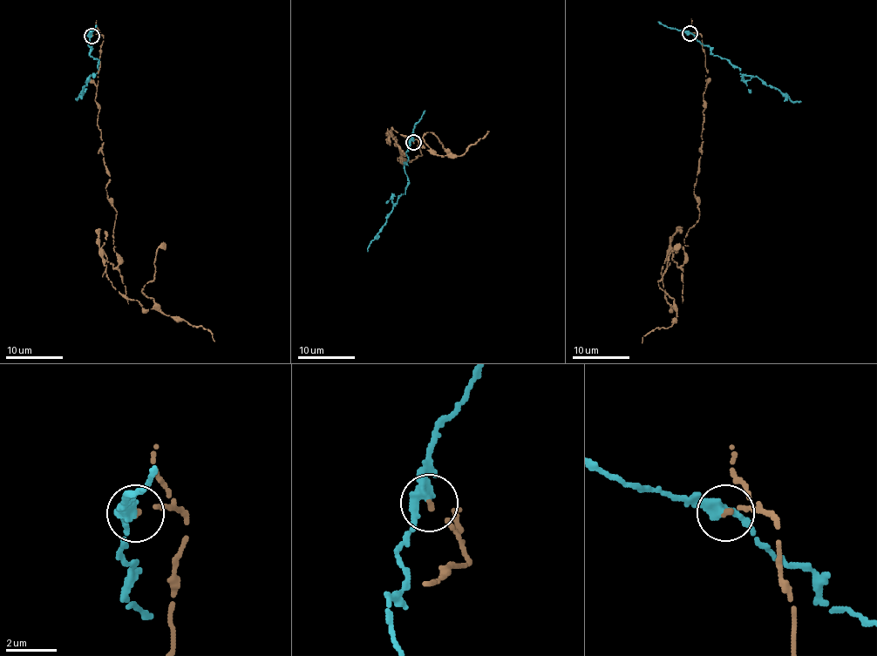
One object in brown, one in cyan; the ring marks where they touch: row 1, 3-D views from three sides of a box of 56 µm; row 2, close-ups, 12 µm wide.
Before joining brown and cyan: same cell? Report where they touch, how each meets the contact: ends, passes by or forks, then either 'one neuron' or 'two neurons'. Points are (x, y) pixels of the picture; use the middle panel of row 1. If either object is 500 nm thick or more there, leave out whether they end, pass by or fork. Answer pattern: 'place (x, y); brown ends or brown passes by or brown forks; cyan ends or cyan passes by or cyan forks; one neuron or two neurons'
place (413, 142); brown ends; cyan passes by; two neurons

